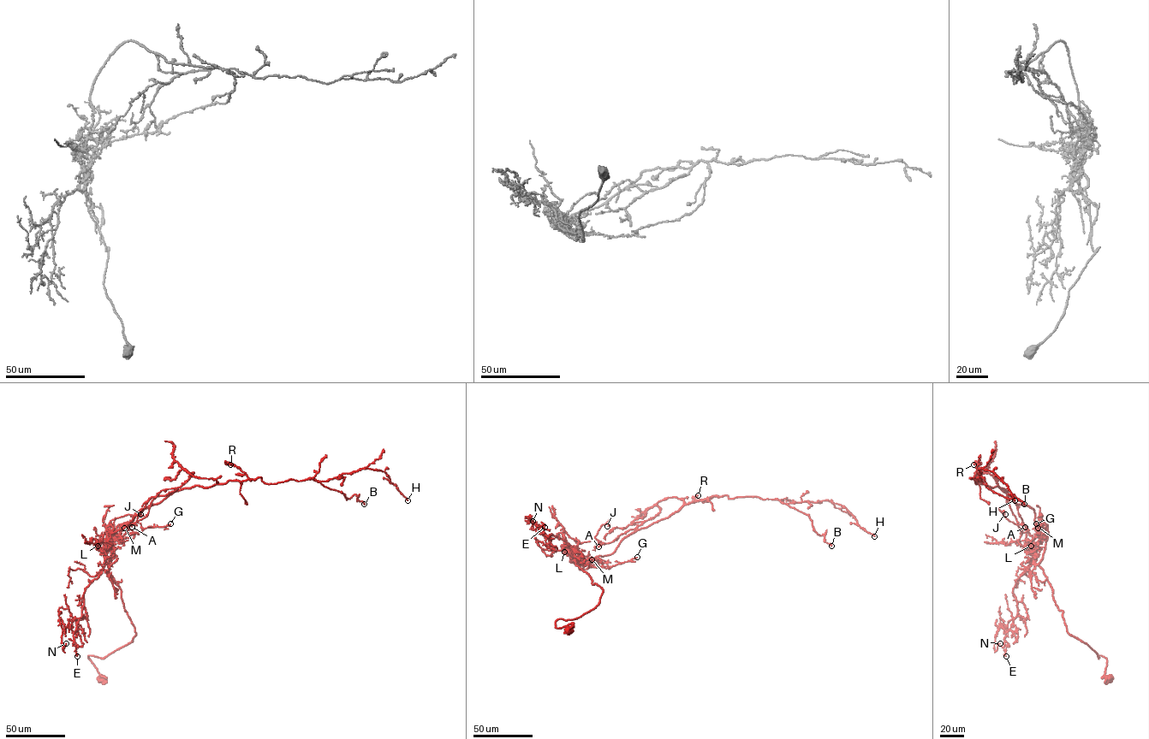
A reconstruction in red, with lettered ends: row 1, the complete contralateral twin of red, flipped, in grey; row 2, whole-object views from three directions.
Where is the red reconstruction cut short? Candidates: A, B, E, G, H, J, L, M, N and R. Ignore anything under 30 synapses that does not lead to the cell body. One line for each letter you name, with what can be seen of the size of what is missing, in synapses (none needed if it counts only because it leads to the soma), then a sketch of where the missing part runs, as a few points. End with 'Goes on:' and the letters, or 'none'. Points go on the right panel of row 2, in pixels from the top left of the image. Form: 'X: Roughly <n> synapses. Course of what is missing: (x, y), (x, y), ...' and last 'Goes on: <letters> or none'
Goes on: none

